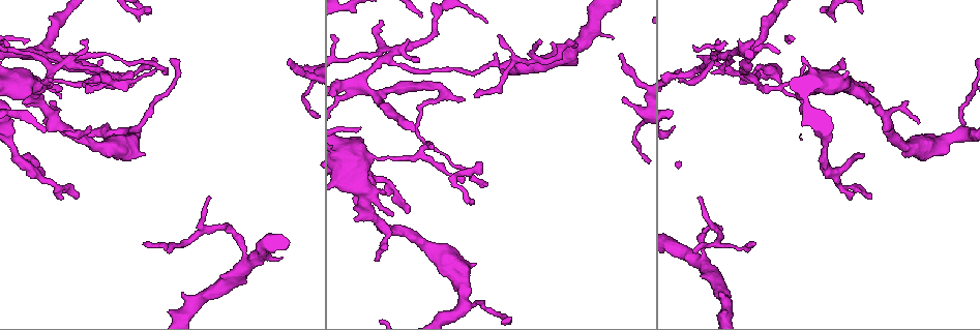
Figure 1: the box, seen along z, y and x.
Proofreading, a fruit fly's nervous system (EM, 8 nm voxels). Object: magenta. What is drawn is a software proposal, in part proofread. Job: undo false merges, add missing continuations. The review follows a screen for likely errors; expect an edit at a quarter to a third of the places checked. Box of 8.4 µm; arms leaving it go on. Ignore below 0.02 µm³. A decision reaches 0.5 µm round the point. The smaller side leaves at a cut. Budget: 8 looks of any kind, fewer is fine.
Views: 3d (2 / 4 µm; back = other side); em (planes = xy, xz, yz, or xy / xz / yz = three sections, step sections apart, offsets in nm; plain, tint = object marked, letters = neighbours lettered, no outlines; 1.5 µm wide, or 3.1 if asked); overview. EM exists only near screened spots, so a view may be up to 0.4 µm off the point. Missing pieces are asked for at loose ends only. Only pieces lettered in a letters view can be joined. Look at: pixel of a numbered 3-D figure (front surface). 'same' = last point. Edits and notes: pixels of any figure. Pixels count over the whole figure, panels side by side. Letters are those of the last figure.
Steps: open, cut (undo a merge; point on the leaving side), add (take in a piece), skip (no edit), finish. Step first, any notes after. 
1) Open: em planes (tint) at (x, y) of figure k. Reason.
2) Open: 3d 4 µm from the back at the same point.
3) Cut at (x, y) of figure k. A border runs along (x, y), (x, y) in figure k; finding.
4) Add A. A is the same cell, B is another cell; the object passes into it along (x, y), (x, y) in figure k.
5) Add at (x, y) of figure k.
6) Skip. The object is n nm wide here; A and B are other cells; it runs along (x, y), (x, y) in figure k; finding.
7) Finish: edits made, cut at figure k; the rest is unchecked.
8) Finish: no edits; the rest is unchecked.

Open: 3d 2 µm at (96, 81) of figure 1. Abrupt turn.

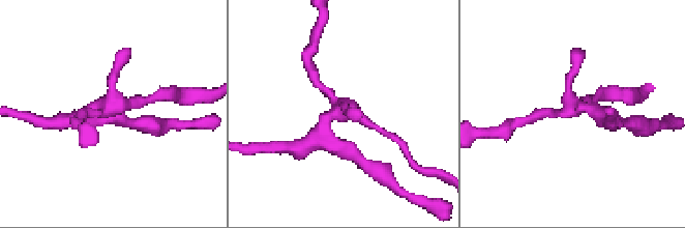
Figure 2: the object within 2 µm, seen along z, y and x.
Open: em planes (tint) at (337, 103) of figure 2.

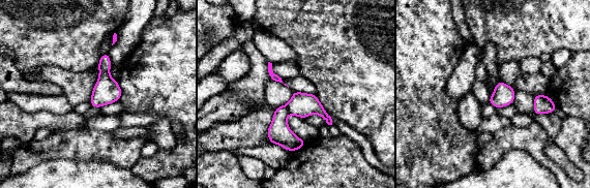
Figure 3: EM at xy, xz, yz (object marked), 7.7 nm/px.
Open: em planes (letters) at the same point.

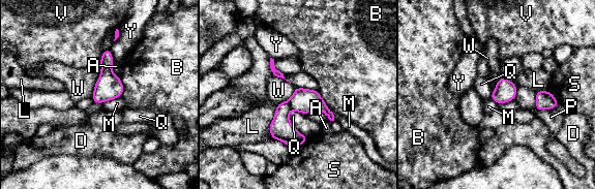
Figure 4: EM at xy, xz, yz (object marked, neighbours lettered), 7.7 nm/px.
Cut at (303, 100) of figure 4. A, B, D, L, M, P, Q, S, V, W and Y are other cells; a border runs along (288, 101), (291, 109) in figure 4; two cells meet here.

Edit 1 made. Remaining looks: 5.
Open: overview. See it whole again.

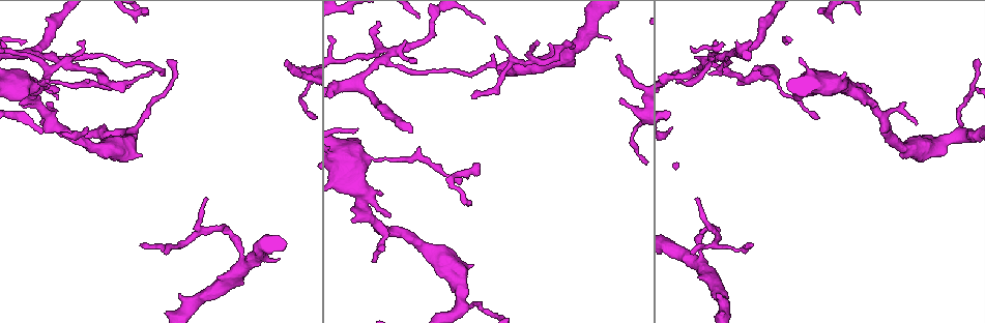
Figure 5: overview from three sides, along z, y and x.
Open: 3d 4 µm at (854, 90) of figure 5.

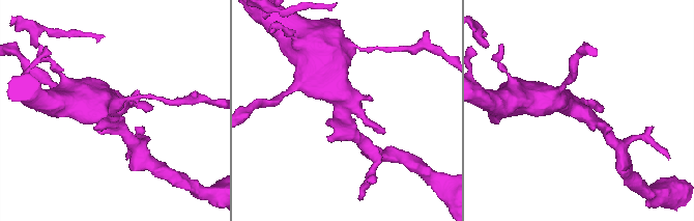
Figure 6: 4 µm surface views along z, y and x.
Open: em planes (tint) at (344, 109) of figure 6.

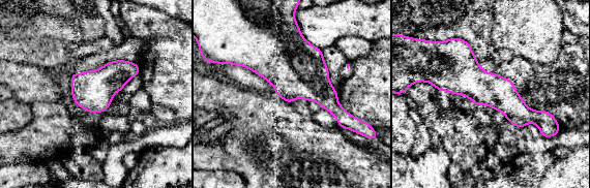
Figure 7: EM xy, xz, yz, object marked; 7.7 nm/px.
Open: em planes (letters) at the same point. See the neighbours.

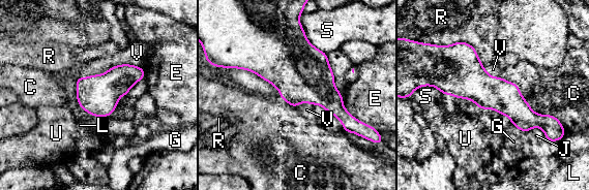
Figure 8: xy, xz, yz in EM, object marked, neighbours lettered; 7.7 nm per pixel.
Skip. C, E, G, J, L, R, S, U and V are other cells; one cell here.

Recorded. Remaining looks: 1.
Finish: edits made, cut at figure 4; the rest is unchecked.

